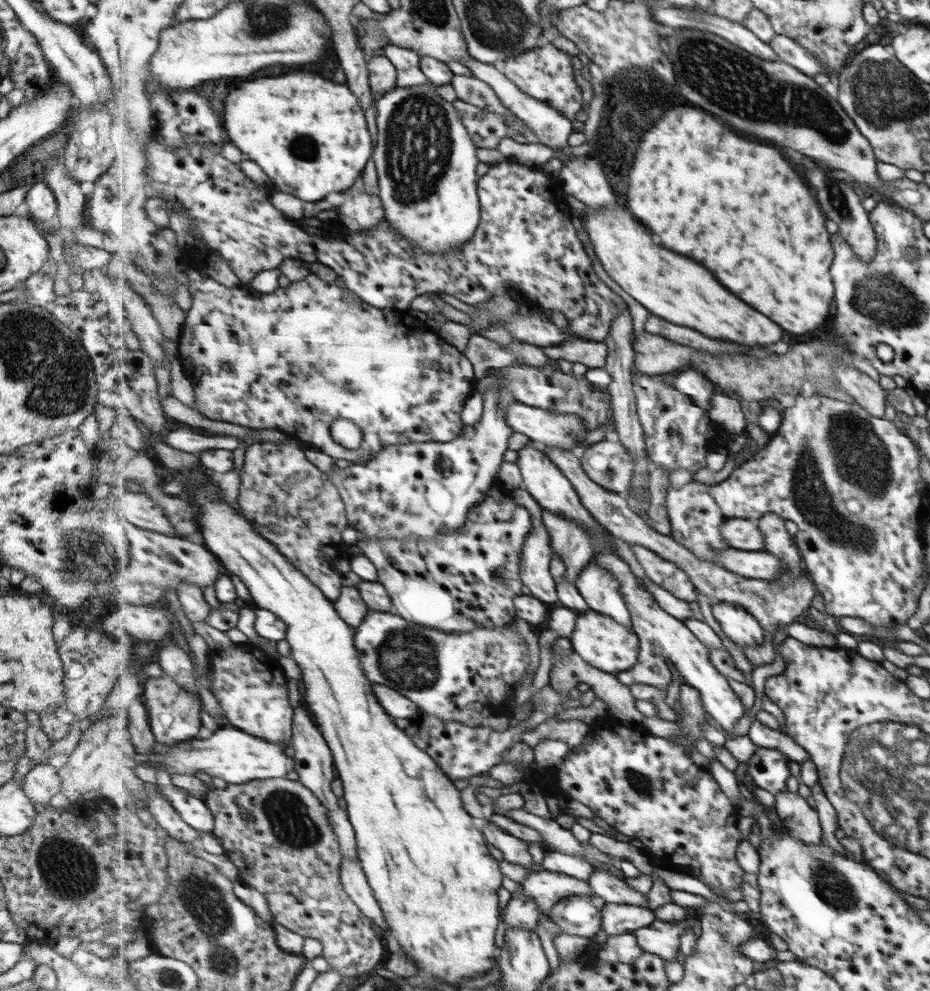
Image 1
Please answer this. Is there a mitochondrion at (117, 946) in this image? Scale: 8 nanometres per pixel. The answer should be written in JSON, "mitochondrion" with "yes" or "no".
{"mitochondrion":"no"}

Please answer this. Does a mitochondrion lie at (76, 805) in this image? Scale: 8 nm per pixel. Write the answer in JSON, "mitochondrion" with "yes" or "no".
{"mitochondrion":"no"}

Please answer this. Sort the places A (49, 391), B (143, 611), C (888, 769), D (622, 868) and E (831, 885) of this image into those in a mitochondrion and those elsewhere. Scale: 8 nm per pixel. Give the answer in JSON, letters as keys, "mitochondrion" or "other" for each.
{"A":"mitochondrion","B":"other","C":"mitochondrion","D":"other","E":"mitochondrion"}

